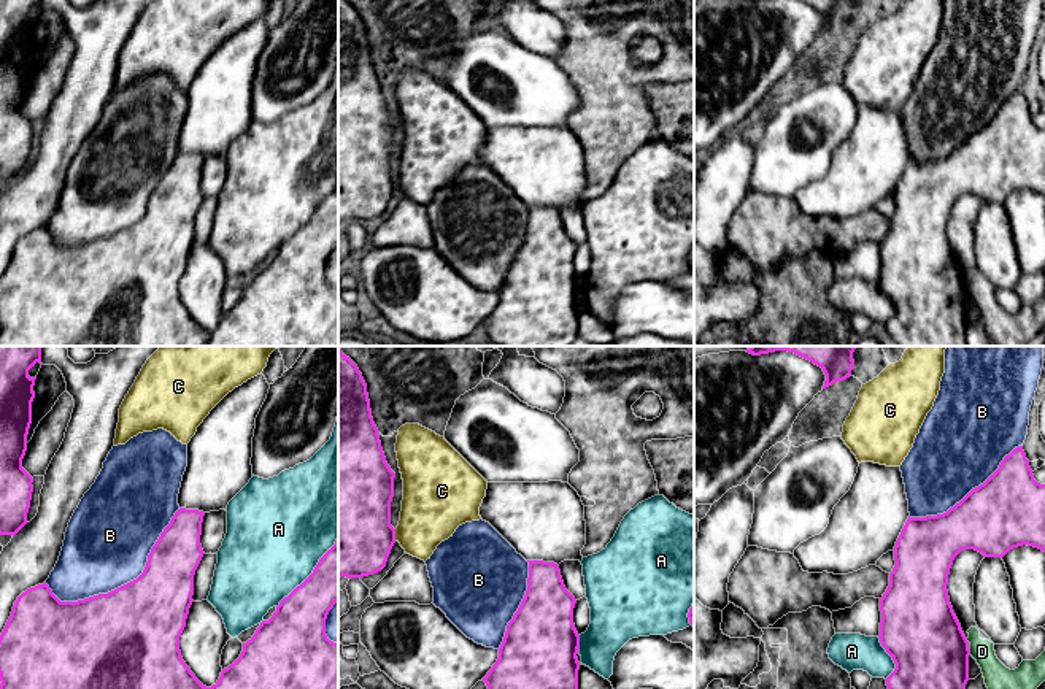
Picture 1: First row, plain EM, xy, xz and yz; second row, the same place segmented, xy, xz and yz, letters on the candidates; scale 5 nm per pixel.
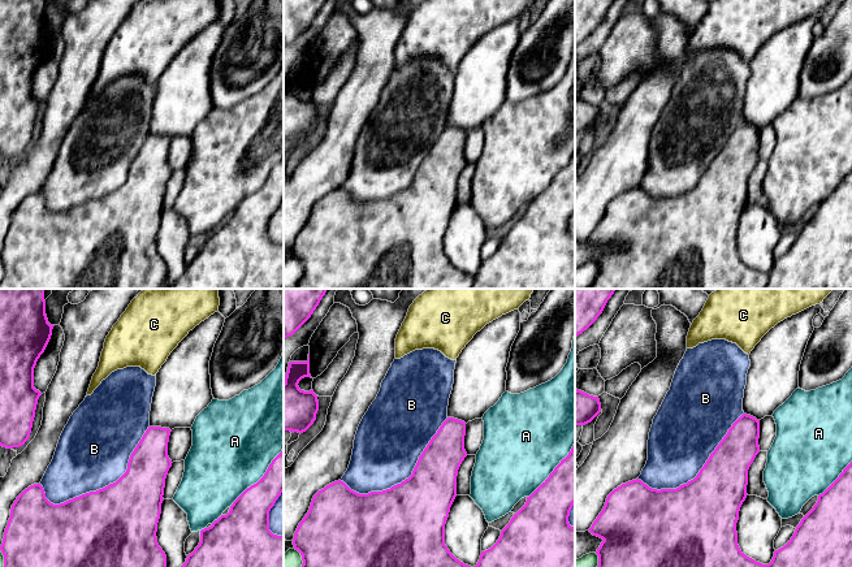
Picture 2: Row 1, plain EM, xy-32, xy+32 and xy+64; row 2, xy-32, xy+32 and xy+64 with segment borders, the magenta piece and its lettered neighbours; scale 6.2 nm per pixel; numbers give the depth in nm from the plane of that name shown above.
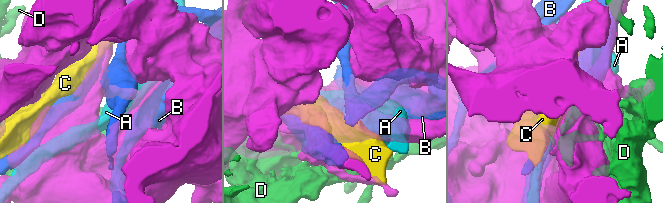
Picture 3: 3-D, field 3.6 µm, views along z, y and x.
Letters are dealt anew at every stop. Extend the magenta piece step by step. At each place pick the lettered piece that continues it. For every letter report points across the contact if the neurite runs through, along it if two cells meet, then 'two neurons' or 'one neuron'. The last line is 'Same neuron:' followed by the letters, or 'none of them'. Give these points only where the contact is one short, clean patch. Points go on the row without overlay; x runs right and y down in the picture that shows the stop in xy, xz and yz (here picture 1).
A: two neurons
B: one neuron
C: two neurons
D: two neurons
Same neuron: B

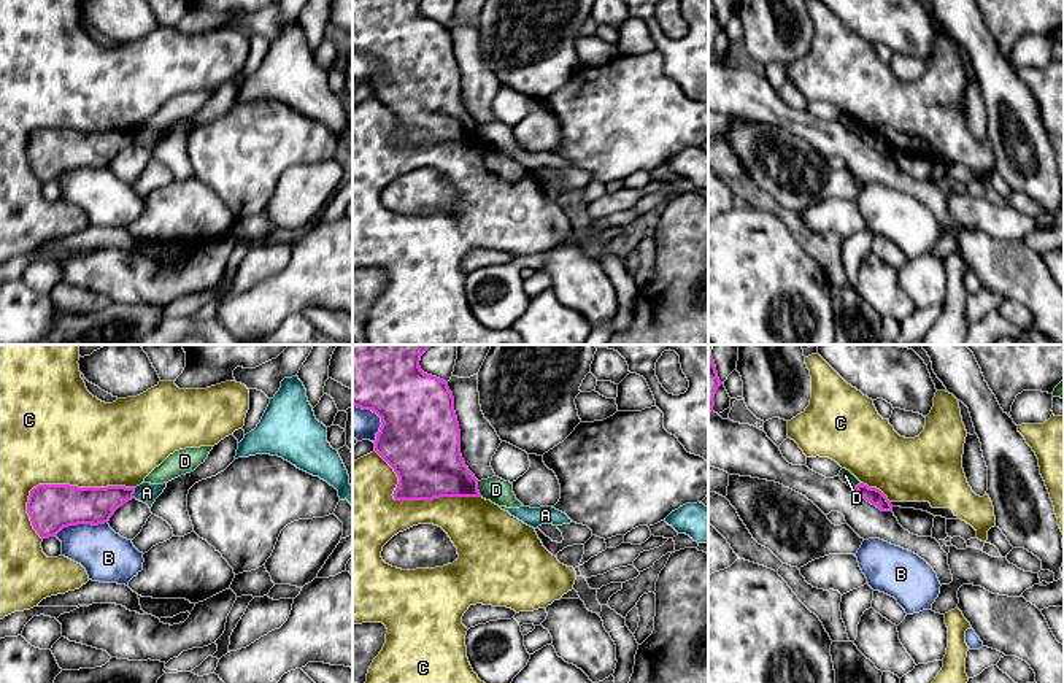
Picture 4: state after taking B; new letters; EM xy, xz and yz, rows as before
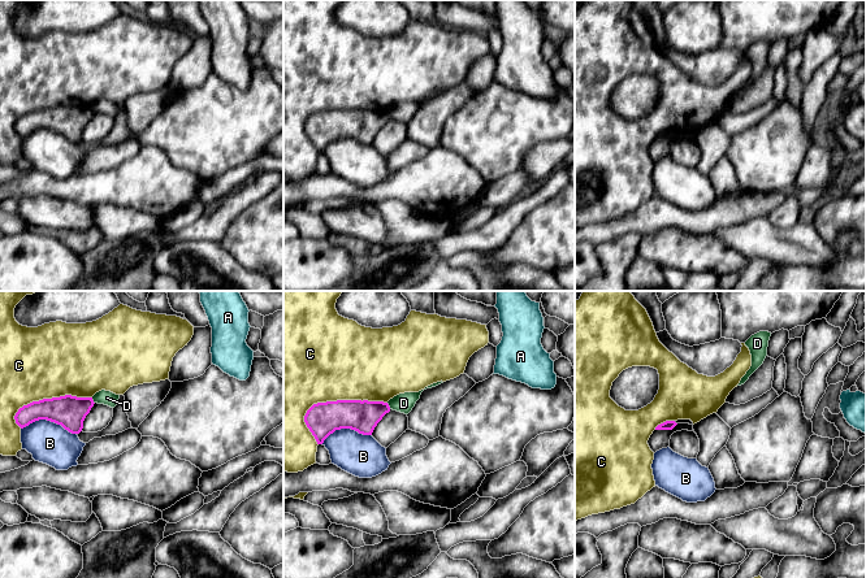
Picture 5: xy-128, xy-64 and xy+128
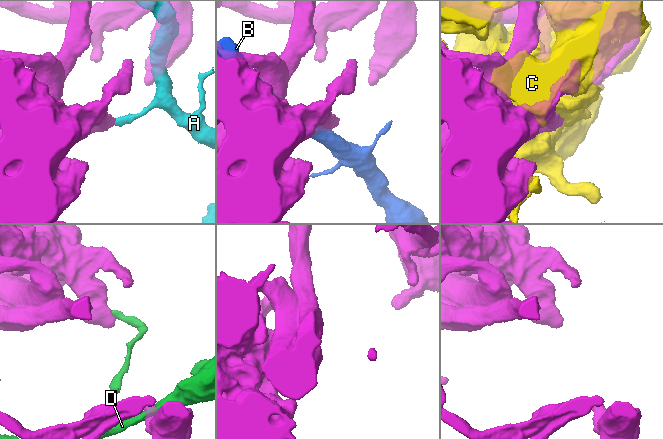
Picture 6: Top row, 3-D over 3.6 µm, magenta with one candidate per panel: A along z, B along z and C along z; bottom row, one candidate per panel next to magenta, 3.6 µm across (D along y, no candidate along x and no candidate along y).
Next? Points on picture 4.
A: along xy (135, 132), (132, 140) | two neurons
B: two neurons
C: two neurons
D: along xz (477, 126), (477, 134), (481, 140) | two neurons
Same neuron: none of them

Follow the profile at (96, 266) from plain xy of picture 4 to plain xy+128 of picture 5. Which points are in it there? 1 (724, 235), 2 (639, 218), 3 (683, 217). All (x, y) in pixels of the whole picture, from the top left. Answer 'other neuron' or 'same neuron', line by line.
1: other neuron
2: other neuron
3: other neuron

